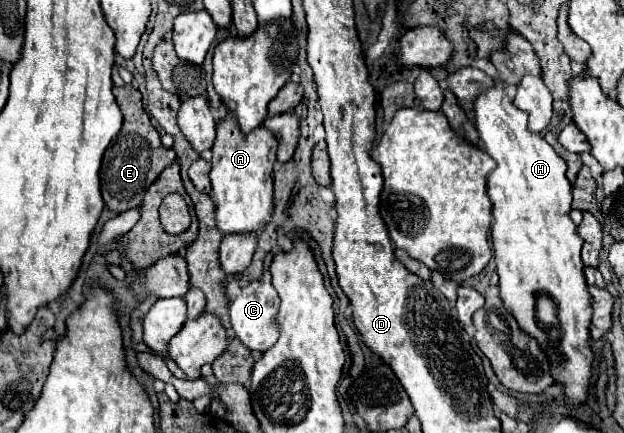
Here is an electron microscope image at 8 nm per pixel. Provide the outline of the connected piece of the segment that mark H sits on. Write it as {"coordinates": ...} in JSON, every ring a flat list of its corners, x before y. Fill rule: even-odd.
{"coordinates":[[495,81,493,87,481,91,477,95,477,99,473,101,473,113,475,113,475,119,473,119,473,125,479,133,479,139,483,143,483,151,487,155,491,155,495,161,497,161,497,169,489,175,489,181,487,181,487,193,489,193,489,199,493,201,493,217,495,217,495,223,493,223,493,229,491,229,491,237,493,237,493,247,495,247,495,263,497,263,497,273,499,273,499,297,503,301,503,305,515,315,519,327,529,333,531,337,535,337,539,341,541,347,545,347,549,359,551,359,551,373,555,377,557,383,563,383,565,385,565,397,567,397,567,405,569,407,577,407,579,403,583,403,587,399,587,387,589,387,589,377,591,377,591,363,593,363,593,351,589,347,589,325,591,325,591,295,587,291,587,283,585,283,585,277,583,277,583,261,581,261,581,245,583,245,583,239,577,235,577,227,573,225,571,217,569,217,569,211,571,211,571,183,569,179,565,177,565,159,559,157,555,153,555,149,537,133,529,131,529,113,527,111,521,111,519,107,513,105,513,101,509,99,507,91,505,91,505,83,501,81],[539,293,543,295,549,295,553,301,555,301,555,307,557,307,557,319,559,319,559,325,561,325,561,331,559,335,549,335,545,329,539,327,539,321,537,321,537,299,539,299]]}

